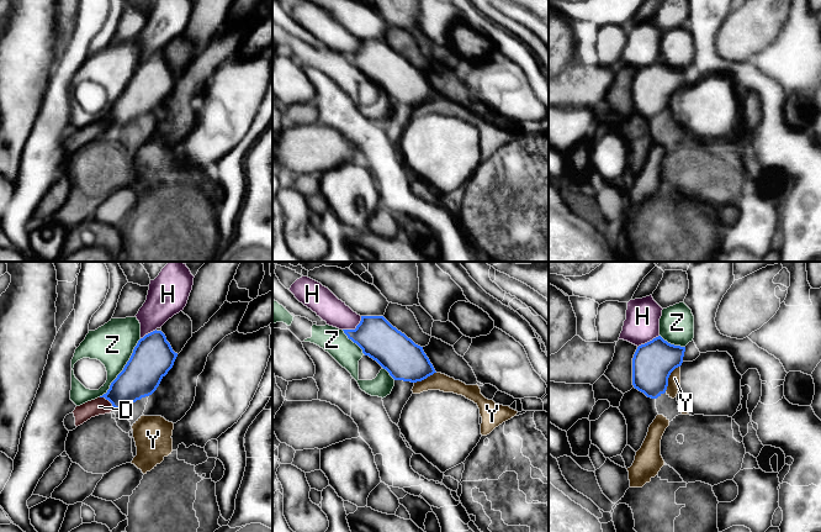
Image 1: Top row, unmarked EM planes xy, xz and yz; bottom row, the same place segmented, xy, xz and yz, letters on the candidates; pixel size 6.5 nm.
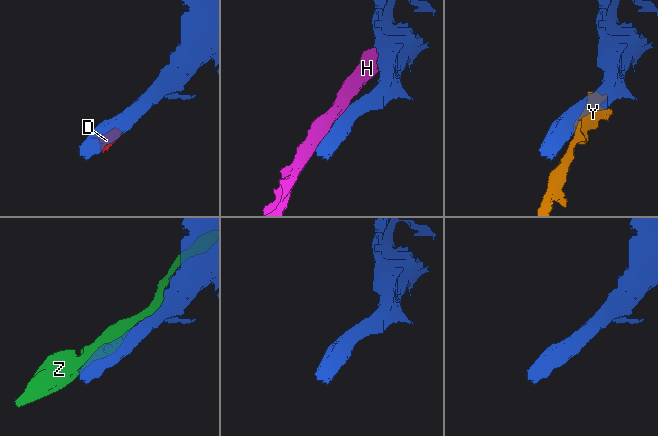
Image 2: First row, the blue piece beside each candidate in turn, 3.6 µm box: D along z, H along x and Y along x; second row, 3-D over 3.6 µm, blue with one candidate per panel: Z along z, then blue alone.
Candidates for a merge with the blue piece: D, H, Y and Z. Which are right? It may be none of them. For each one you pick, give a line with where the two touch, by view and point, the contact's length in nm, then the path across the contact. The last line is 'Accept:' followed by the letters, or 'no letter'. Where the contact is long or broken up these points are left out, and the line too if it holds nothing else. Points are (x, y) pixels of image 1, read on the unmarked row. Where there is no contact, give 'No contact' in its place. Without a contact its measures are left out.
Accept: no letter

